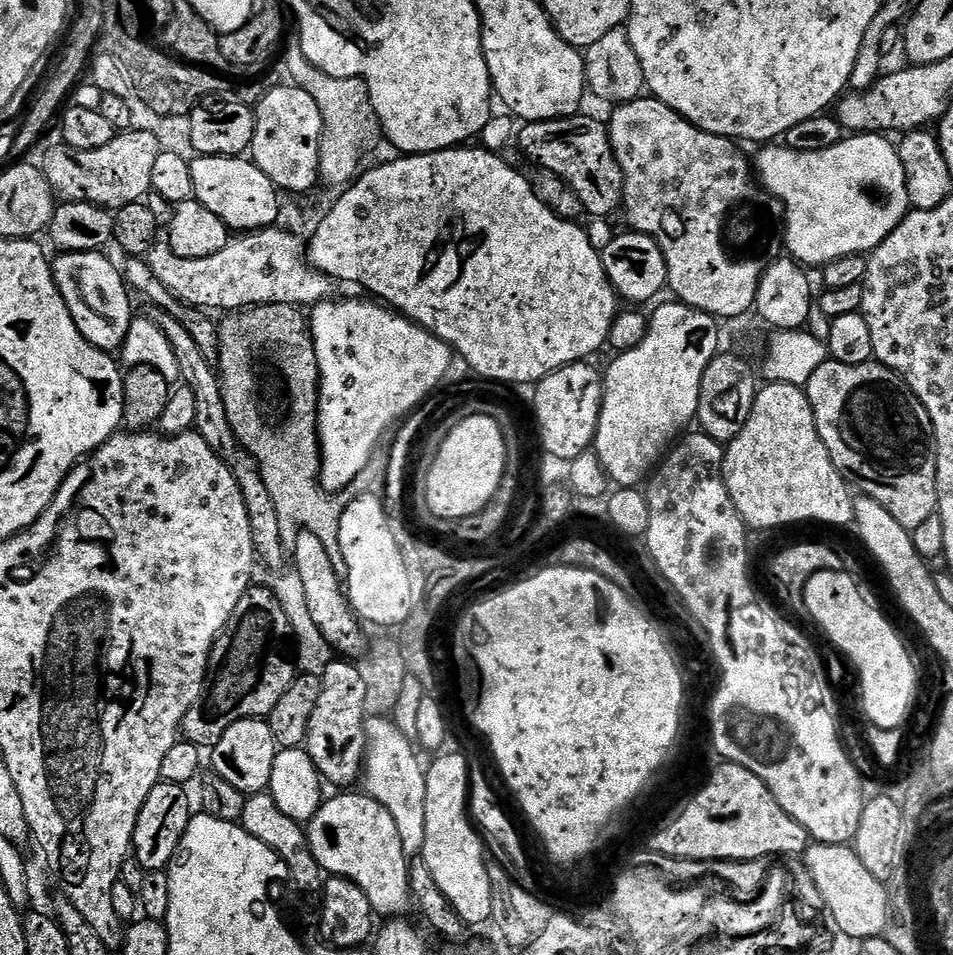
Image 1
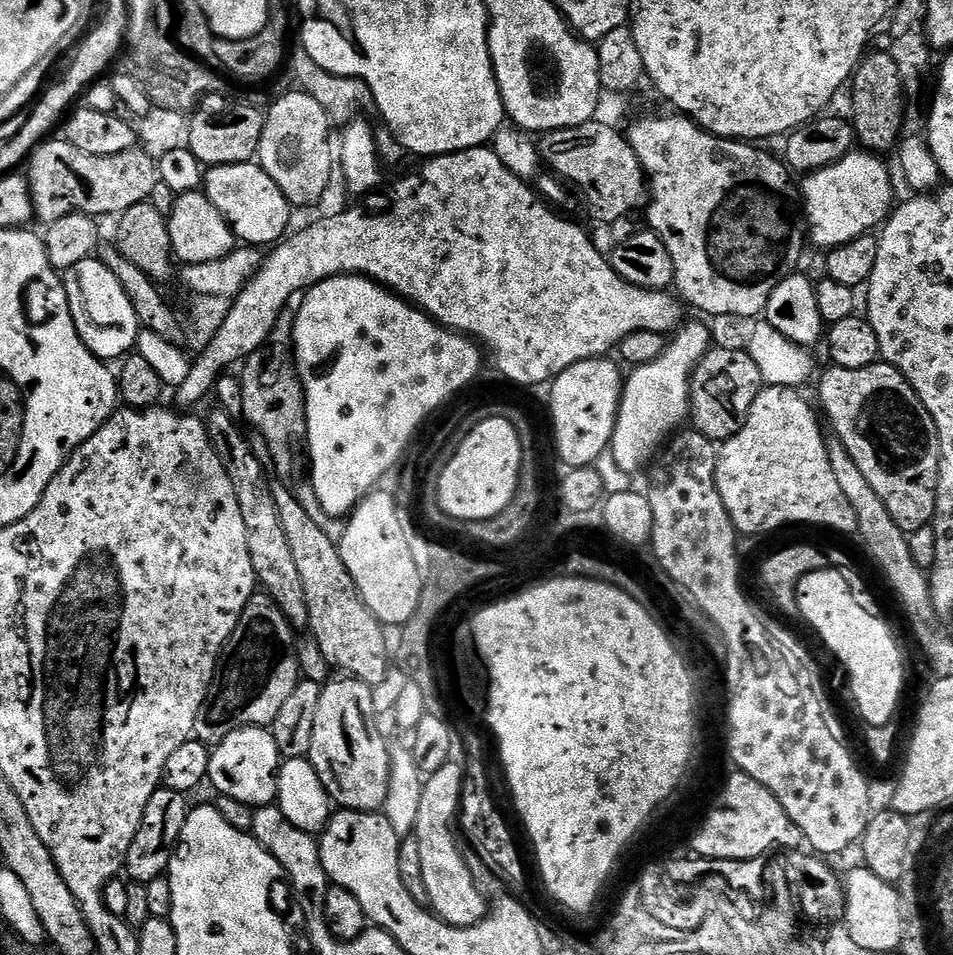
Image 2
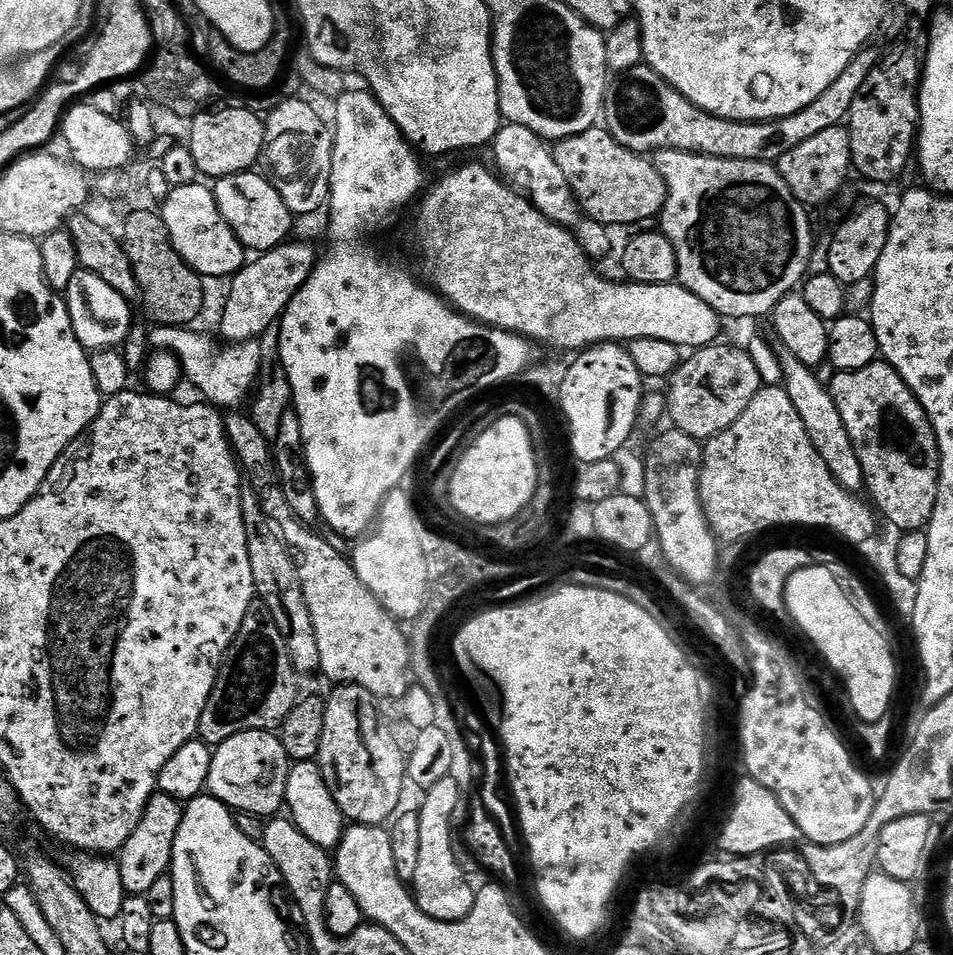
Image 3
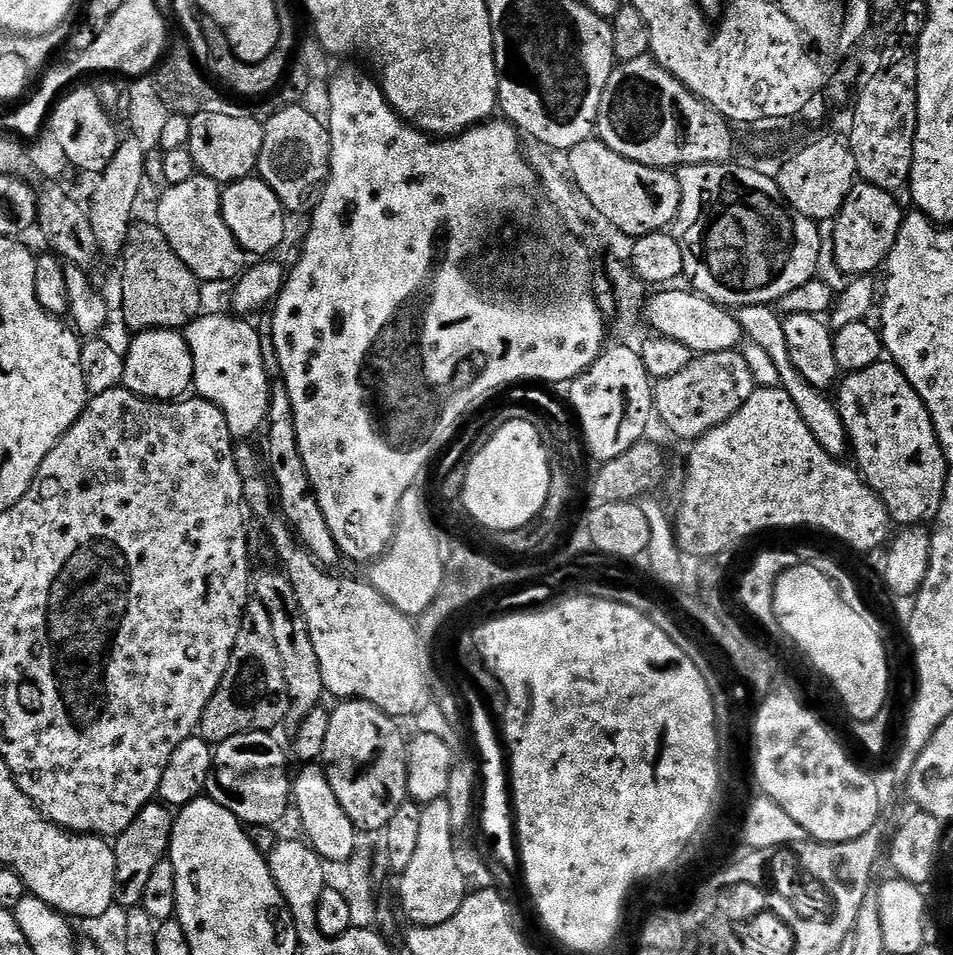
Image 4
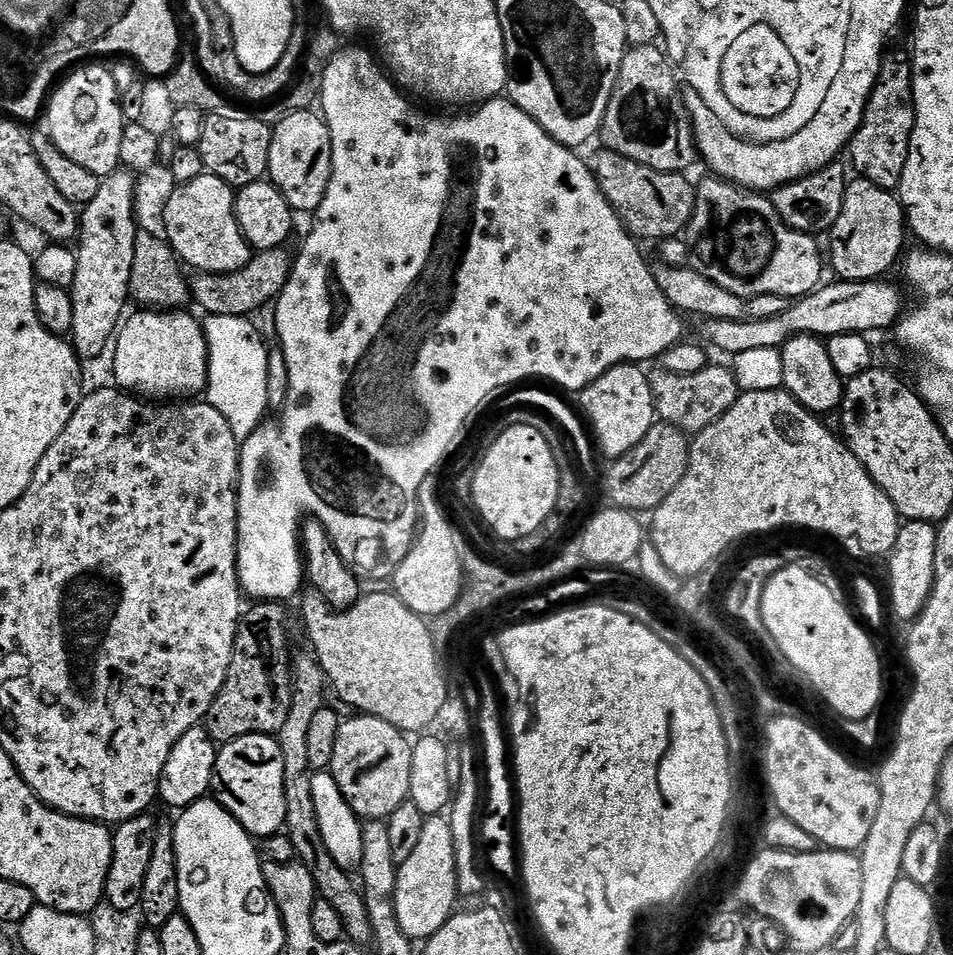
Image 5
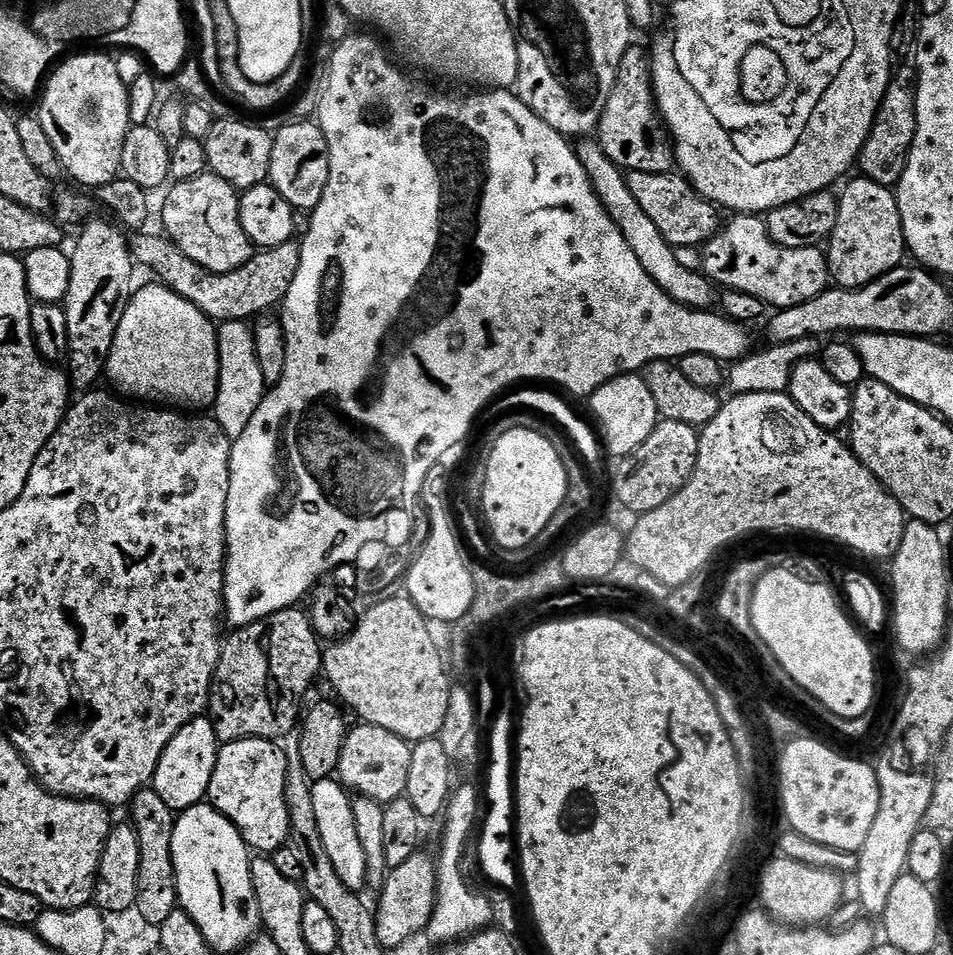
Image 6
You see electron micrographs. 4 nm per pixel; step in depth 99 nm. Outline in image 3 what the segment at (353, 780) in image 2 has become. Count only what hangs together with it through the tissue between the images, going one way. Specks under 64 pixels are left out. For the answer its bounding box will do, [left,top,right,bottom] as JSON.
[316,684,406,825]

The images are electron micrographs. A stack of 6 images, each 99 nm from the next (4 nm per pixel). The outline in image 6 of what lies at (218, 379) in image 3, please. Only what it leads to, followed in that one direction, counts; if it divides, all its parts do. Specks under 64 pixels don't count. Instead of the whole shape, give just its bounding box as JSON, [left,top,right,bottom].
[214,320,266,440]

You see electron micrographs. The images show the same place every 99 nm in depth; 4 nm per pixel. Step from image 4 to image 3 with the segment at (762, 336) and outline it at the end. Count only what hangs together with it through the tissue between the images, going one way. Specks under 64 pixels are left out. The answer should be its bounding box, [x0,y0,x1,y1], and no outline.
[776,346,865,494]

